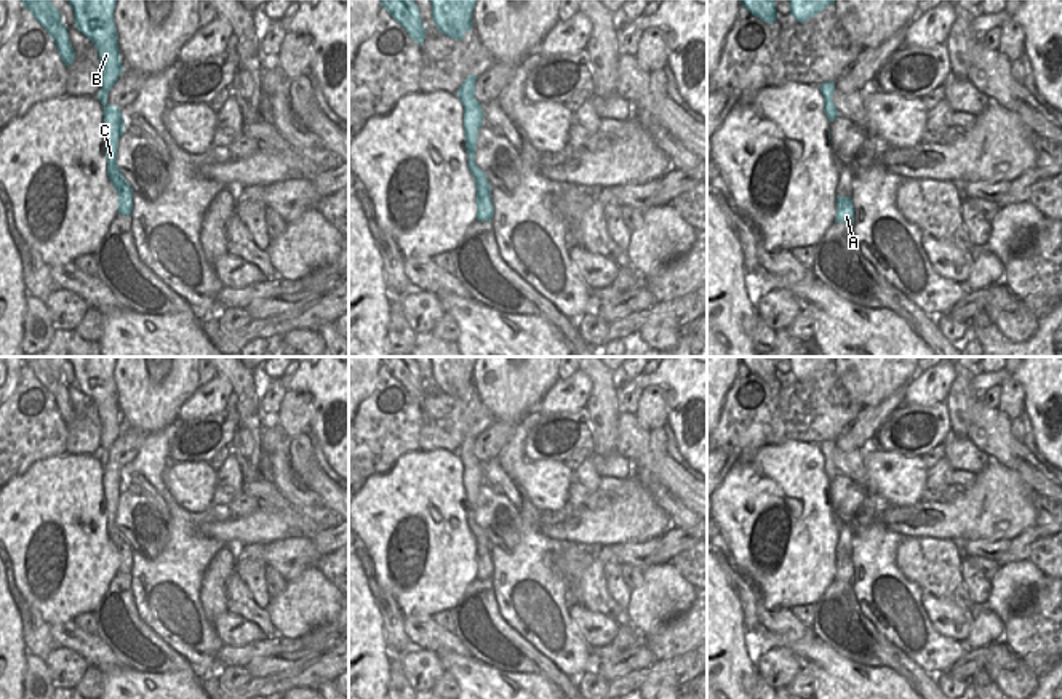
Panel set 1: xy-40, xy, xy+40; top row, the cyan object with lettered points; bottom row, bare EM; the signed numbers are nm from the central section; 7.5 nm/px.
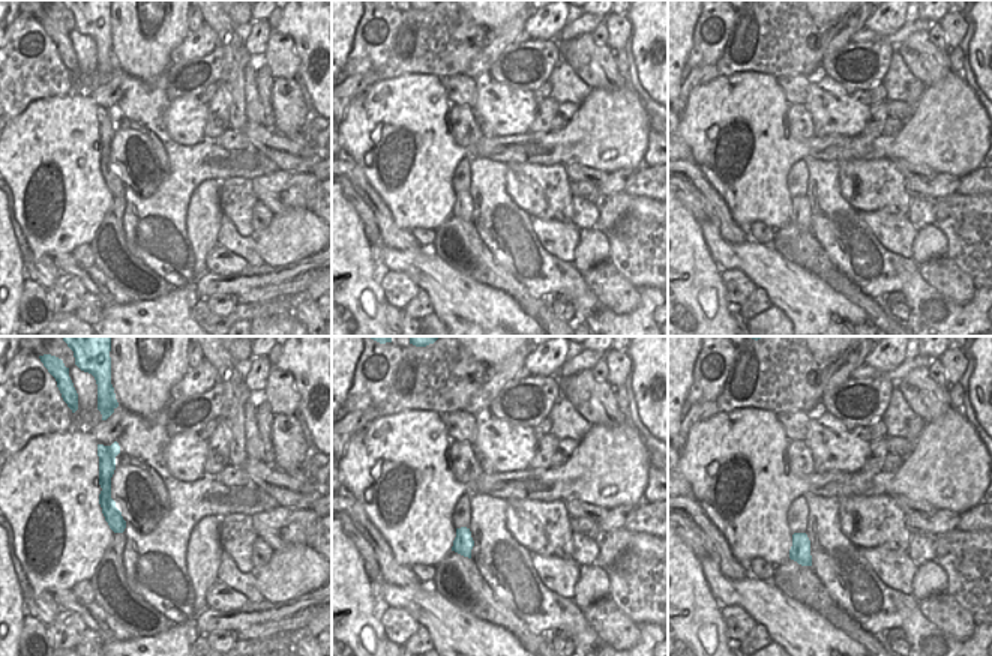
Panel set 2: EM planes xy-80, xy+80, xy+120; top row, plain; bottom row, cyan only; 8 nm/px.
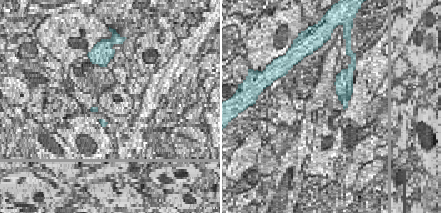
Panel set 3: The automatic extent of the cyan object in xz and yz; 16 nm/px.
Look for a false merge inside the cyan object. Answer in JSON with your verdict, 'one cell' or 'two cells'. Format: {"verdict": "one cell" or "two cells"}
{"verdict": "two cells"}

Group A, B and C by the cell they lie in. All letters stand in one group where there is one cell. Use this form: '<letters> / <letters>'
A C / B

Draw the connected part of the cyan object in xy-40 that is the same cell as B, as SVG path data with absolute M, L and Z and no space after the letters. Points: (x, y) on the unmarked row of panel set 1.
M67 357L74 368L75 385L88 395L99 413L101 449L98 457L106 465L107 453L123 430L114 382L117 357Z

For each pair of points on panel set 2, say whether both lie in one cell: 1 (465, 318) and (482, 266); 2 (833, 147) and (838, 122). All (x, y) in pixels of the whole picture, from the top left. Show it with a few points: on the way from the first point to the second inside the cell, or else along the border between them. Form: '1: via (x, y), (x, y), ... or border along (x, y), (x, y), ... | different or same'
1: border along (447, 263), (476, 281), (511, 296) | different
2: border along (860, 132), (856, 135), (817, 137) | different

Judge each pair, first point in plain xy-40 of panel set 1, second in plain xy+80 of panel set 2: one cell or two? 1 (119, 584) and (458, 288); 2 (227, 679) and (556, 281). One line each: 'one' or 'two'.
1: two
2: two

